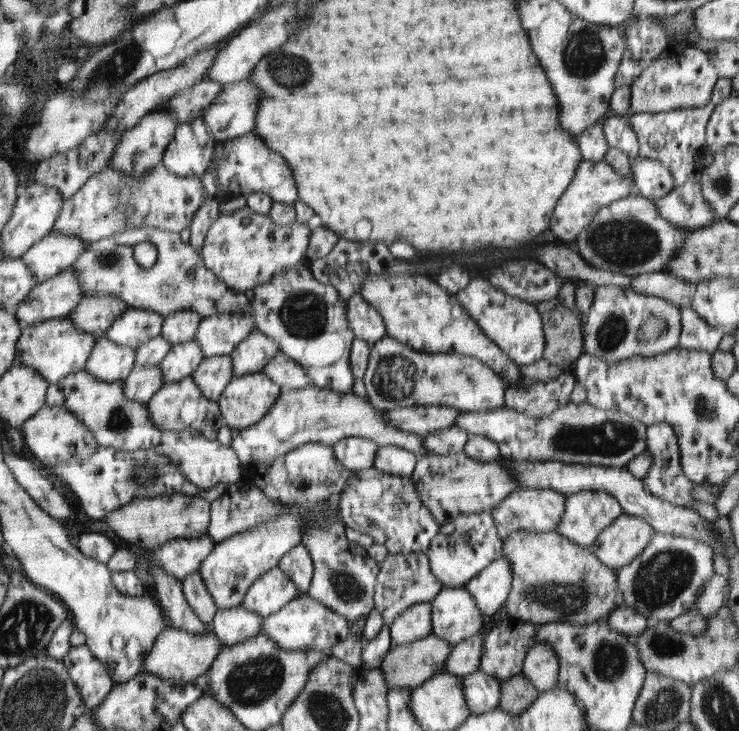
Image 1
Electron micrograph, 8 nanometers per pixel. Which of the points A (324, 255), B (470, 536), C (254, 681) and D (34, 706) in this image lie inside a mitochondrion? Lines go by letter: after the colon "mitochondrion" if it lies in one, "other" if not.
A: other
B: mitochondrion
C: mitochondrion
D: mitochondrion

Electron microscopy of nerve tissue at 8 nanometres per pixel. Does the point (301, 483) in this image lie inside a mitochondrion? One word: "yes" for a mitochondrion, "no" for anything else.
yes

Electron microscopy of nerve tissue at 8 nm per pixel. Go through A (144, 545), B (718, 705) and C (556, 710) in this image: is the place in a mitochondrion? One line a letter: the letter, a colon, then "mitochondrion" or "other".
A: other
B: mitochondrion
C: other

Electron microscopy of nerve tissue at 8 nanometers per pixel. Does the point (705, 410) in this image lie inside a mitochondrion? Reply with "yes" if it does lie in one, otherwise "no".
yes

